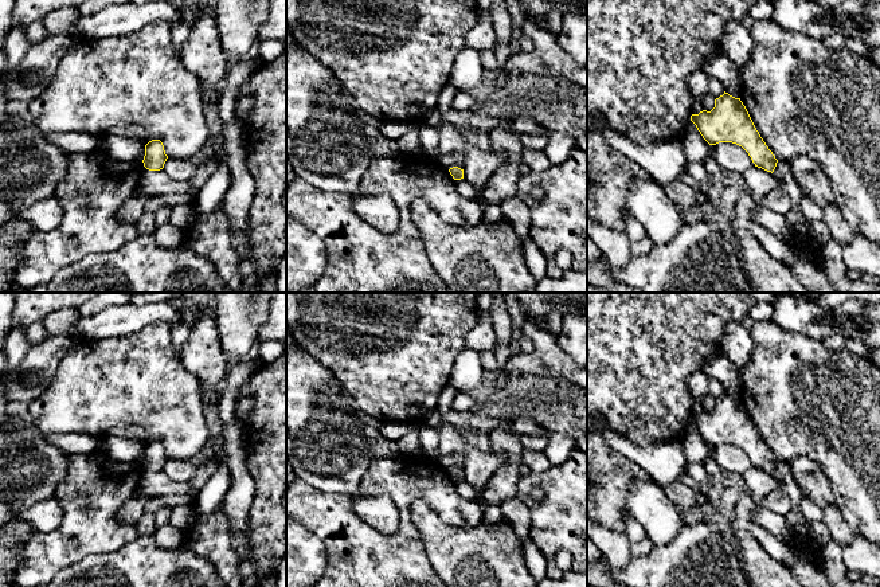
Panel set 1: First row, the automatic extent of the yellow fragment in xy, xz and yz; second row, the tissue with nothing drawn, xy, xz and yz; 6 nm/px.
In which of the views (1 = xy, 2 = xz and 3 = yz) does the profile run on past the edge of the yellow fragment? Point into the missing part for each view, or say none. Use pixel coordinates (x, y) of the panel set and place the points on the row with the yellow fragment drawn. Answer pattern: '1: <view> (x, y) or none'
1: none
2: none
3: none

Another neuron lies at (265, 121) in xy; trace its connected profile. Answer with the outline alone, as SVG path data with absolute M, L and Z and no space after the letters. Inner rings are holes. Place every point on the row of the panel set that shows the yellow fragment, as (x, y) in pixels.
M286 52L254 70L238 90L238 97L246 94L254 95L254 103L246 110L235 110L235 118L246 130L246 168L255 181L247 228L258 277L257 293L262 293L261 279L277 274L286 254Z

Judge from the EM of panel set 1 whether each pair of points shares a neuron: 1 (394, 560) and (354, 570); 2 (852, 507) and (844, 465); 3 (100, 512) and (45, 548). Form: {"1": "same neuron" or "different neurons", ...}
{"1": "same neuron", "2": "same neuron", "3": "same neuron"}

